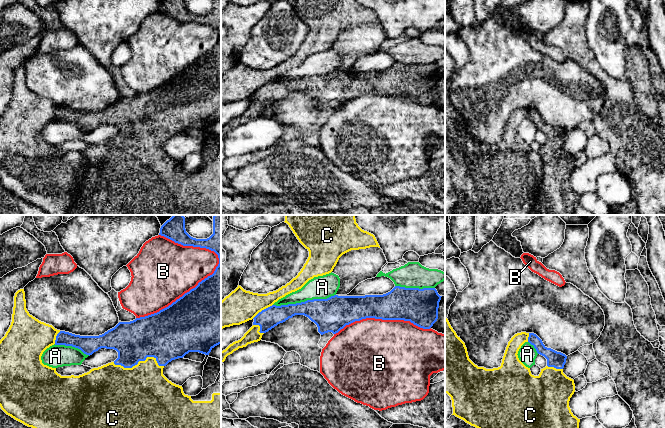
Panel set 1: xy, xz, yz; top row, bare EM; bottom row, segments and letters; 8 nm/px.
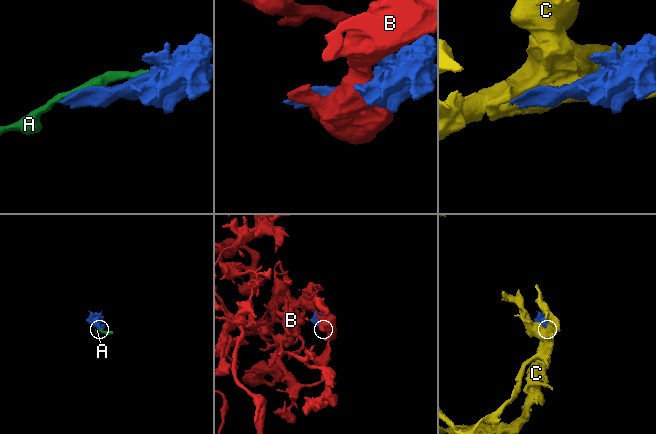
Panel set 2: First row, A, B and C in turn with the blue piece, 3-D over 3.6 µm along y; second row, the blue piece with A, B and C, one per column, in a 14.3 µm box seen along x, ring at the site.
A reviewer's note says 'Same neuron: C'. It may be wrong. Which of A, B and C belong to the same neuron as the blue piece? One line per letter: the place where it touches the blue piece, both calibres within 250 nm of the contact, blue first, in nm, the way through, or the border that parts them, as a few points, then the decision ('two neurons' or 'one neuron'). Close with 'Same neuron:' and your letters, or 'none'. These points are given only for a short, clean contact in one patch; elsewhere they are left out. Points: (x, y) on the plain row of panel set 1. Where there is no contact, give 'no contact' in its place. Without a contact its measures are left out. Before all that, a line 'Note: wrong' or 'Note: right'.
Note: right
A: meets blue in xz at (305, 77); 280 nm thick on the blue side, 190 nm on the other; two neurons
B: meets blue in xy at (184, 70); 500 nm thick on the blue side, 500 nm on the other; two neurons
C: meets blue in xy at (139, 136); 360 nm thick on the blue side, 420 nm on the other; one neuron
Same neuron: C

